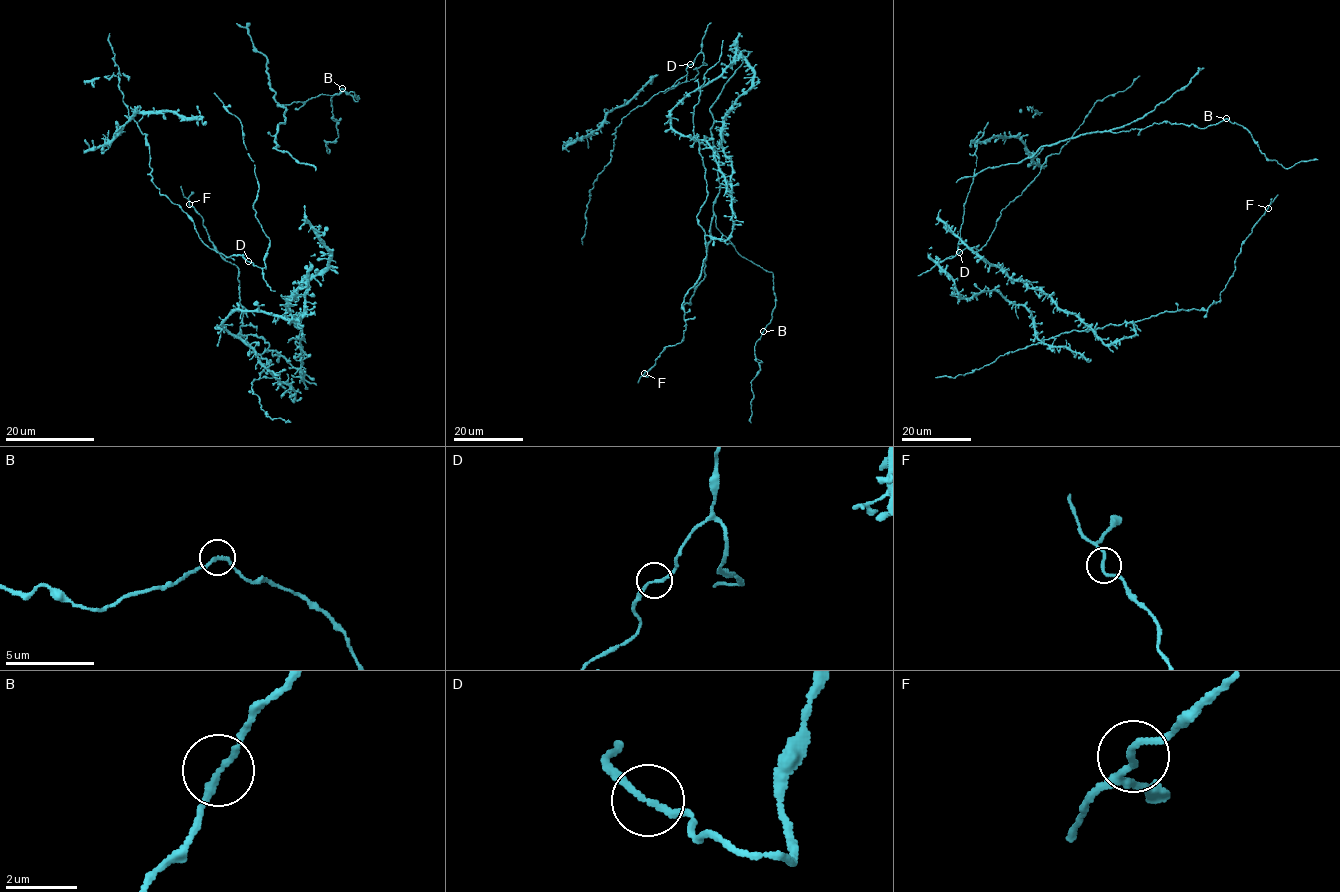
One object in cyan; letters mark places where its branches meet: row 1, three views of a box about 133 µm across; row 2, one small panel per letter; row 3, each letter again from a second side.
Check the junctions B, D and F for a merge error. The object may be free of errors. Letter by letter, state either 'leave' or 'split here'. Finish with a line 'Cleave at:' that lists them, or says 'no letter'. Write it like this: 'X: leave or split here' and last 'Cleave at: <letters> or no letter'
B: leave
D: leave
F: leave
Cleave at: no letter

